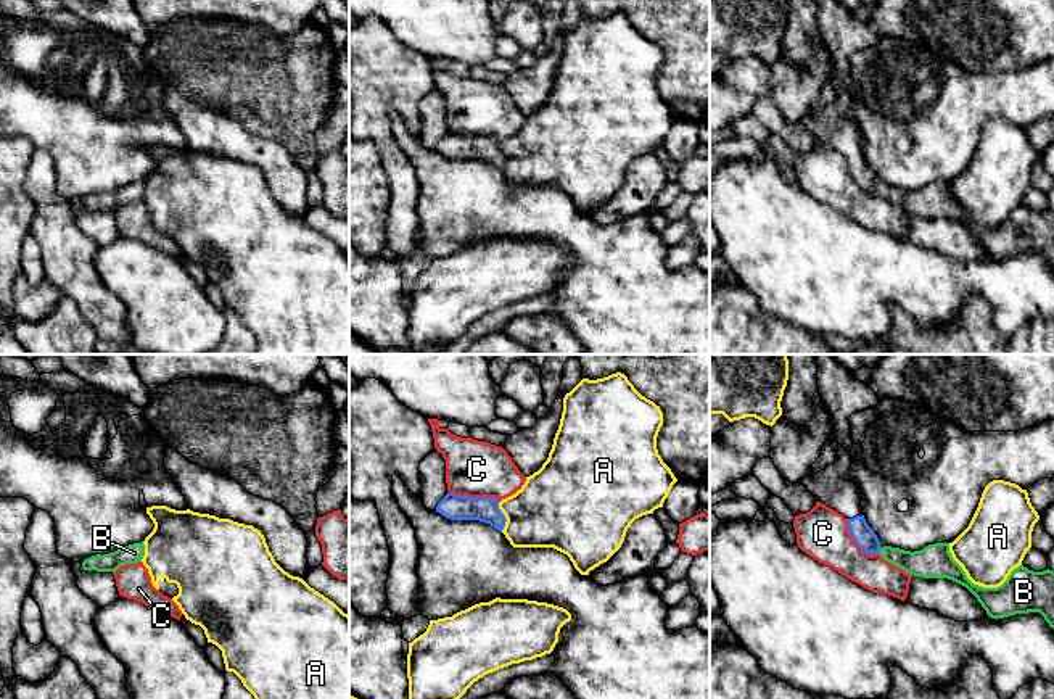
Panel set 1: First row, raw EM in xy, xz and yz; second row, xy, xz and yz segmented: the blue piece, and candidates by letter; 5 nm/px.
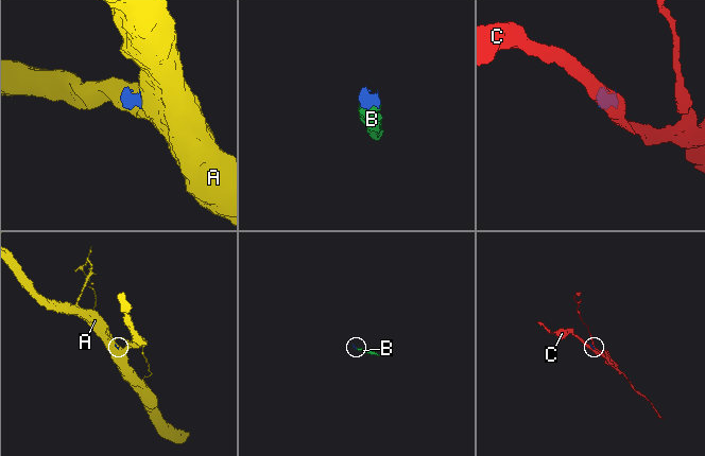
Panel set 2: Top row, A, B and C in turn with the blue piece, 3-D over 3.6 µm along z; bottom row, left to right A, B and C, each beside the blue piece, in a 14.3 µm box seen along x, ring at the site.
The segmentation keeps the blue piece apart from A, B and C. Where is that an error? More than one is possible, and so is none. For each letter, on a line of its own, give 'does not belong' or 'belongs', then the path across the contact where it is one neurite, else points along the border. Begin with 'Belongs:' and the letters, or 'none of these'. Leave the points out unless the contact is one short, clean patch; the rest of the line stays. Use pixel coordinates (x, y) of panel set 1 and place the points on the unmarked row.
Belongs: B
A: does not belong; border along xz (498, 142), (506, 158), (502, 169)
B: belongs; runs through yz (863, 174), (879, 189), (909, 202), (927, 202)
C: does not belong; border along xz (449, 131), (459, 136), (494, 136), (499, 140)

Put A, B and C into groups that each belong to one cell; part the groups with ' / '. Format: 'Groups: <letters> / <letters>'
Groups: A / B / C

